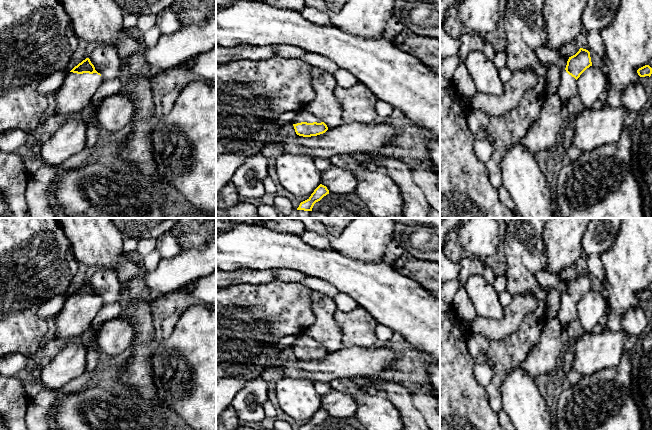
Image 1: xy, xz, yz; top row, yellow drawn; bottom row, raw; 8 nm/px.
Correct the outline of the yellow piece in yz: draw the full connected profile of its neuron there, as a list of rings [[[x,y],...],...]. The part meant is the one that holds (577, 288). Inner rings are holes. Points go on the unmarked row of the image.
[[[580,272],[575,279],[569,281],[557,312],[557,318],[564,331],[577,319],[577,303],[590,290],[592,290],[590,276],[586,273]]]

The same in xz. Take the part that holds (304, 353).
[[[305,333],[298,334],[298,339],[292,345],[292,348],[296,358],[303,361],[317,360],[328,354],[324,346]]]

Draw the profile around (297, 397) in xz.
[[[282,377],[275,382],[275,394],[279,408],[297,421],[308,421],[320,409],[321,395],[314,386],[314,382],[302,378]]]

